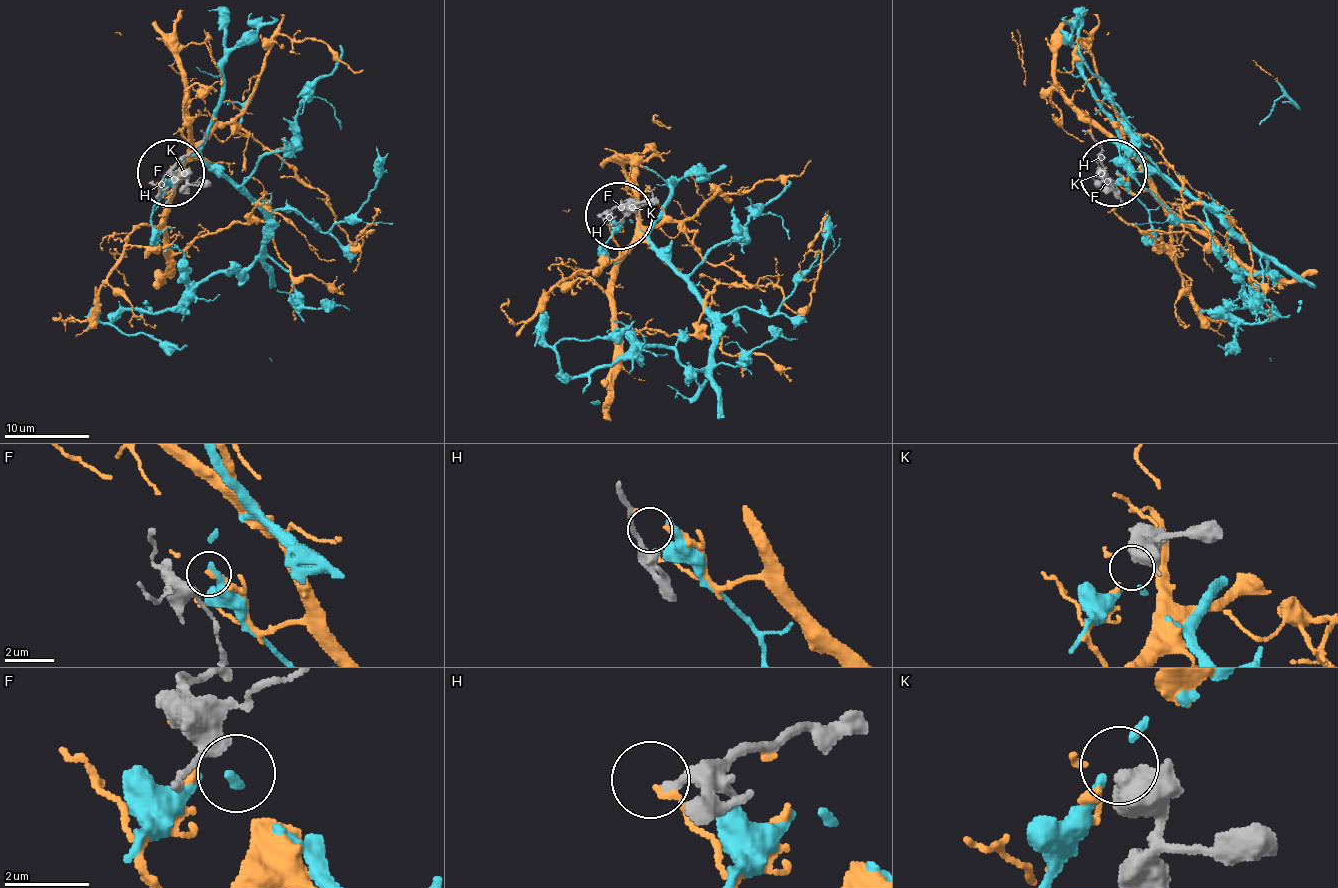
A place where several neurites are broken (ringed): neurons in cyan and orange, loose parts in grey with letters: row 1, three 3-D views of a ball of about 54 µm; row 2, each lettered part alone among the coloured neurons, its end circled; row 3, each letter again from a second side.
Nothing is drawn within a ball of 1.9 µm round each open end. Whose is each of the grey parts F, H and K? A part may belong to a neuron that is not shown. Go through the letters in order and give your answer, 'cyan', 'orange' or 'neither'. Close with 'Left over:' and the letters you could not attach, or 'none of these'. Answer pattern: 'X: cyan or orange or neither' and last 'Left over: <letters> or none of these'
F: orange
H: neither
K: cyan
Left over: H

